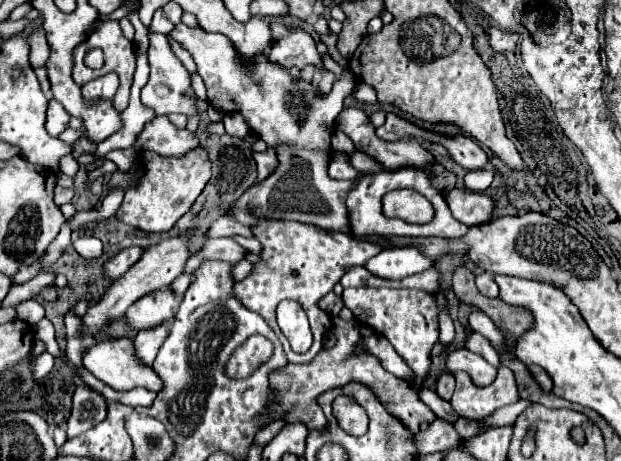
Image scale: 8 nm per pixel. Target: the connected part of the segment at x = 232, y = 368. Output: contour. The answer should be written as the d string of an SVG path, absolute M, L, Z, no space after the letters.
M250 336L246 344L242 344L242 348L238 348L238 352L234 352L234 356L228 360L226 374L230 378L246 378L258 368L258 364L266 362L270 354L270 340L266 340L264 336Z

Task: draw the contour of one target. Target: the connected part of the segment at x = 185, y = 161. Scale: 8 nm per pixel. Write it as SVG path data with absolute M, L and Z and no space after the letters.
M194 148L182 158L162 158L154 152L140 152L138 156L142 172L142 180L136 188L126 190L130 174L114 172L110 186L122 184L124 186L124 202L116 212L116 218L124 224L130 224L142 232L168 232L194 204L194 200L204 190L206 182L210 180L210 160L202 148Z

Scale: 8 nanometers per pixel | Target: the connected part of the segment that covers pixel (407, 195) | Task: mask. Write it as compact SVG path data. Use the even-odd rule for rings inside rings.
M394 190L382 198L382 210L390 218L400 218L410 224L426 224L434 216L432 204L414 190Z

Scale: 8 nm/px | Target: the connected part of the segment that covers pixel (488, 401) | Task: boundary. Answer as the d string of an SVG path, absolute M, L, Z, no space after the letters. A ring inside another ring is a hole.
M500 366L496 380L486 388L474 386L470 376L466 376L466 372L456 372L454 376L456 376L456 392L450 404L460 416L482 420L490 416L494 410L506 404L514 404L520 399L516 380L510 368Z

